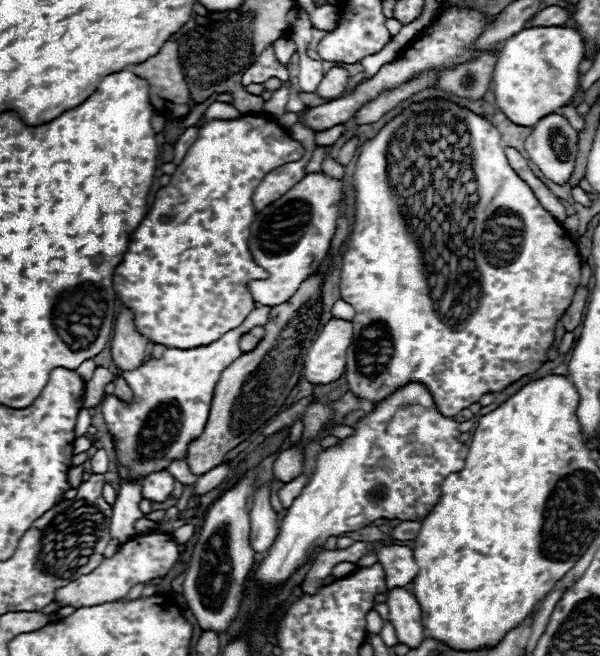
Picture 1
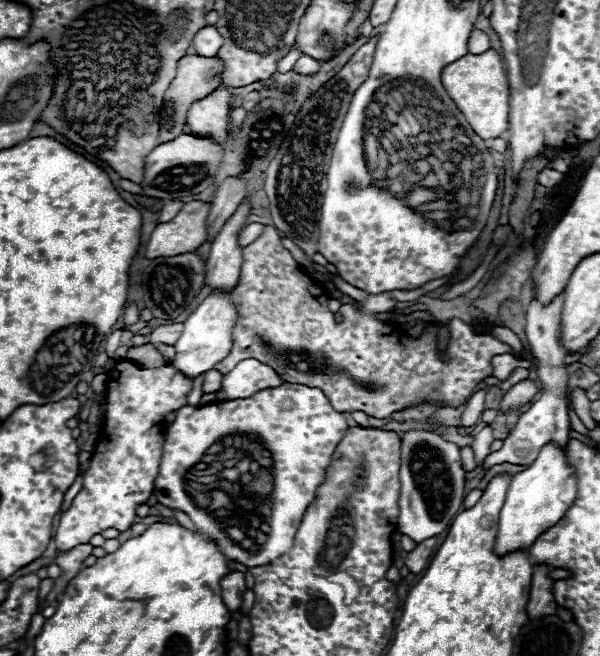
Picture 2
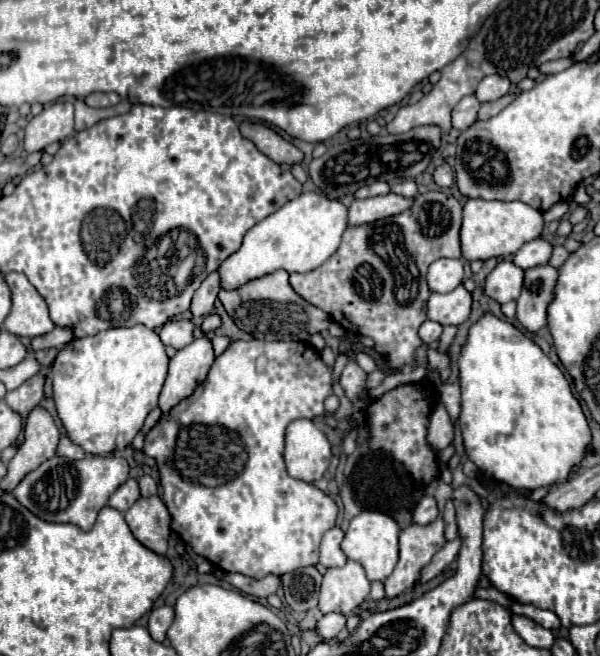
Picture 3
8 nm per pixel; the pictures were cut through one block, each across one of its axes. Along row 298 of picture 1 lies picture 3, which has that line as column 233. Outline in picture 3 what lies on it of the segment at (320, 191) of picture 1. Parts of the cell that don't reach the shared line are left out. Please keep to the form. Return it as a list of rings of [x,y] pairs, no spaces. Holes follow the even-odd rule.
[[[302,192],[296,200],[290,200],[246,232],[242,248],[228,256],[218,268],[222,288],[238,288],[248,280],[260,278],[280,268],[286,272],[310,272],[336,252],[346,226],[348,208],[340,200],[328,200],[320,192]]]

